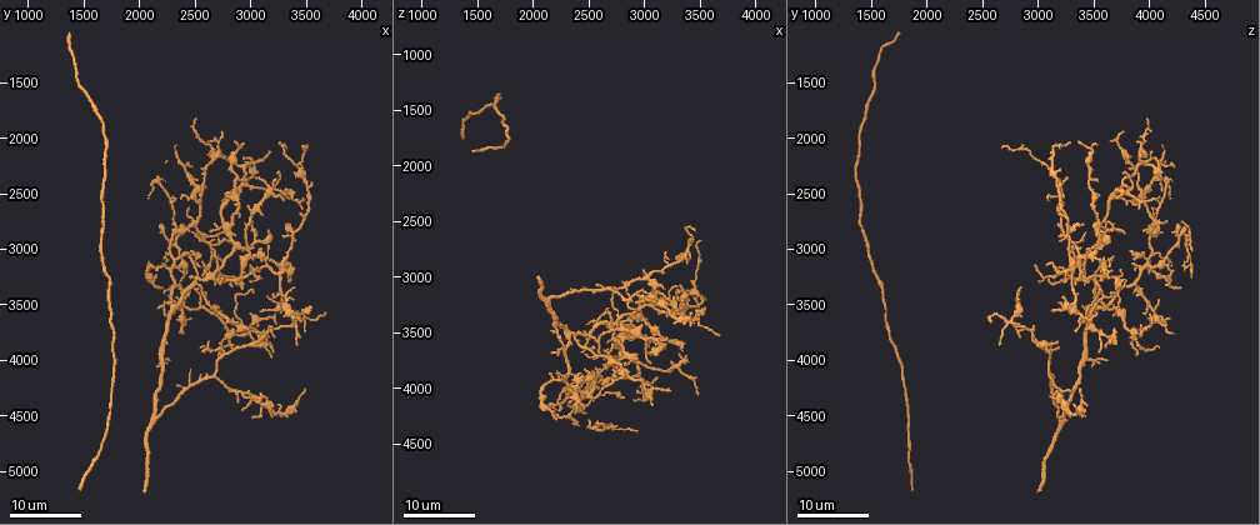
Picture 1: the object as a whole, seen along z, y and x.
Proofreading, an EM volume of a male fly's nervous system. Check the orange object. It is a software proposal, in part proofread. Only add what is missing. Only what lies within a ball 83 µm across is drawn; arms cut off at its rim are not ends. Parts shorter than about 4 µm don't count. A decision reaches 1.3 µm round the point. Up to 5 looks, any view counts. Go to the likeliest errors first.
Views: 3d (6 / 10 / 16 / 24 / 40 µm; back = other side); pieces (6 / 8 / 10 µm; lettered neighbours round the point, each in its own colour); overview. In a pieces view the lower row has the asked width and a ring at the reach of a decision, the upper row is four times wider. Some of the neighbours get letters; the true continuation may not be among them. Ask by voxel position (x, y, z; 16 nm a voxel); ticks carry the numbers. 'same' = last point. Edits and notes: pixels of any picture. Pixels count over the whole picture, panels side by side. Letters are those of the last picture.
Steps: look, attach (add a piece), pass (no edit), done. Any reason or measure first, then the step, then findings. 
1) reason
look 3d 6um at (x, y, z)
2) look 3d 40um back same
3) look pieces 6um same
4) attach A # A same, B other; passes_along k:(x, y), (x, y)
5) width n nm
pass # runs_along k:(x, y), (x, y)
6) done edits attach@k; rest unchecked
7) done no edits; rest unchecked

thin end
look 3d 16um at (2520, 3140, 3660)

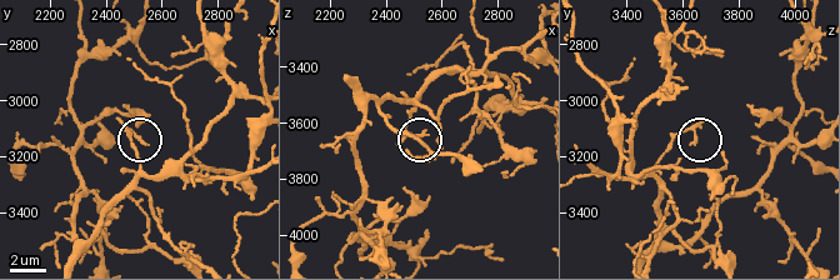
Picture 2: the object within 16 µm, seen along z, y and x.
look pieces 8um at (2550, 3160, 3640)

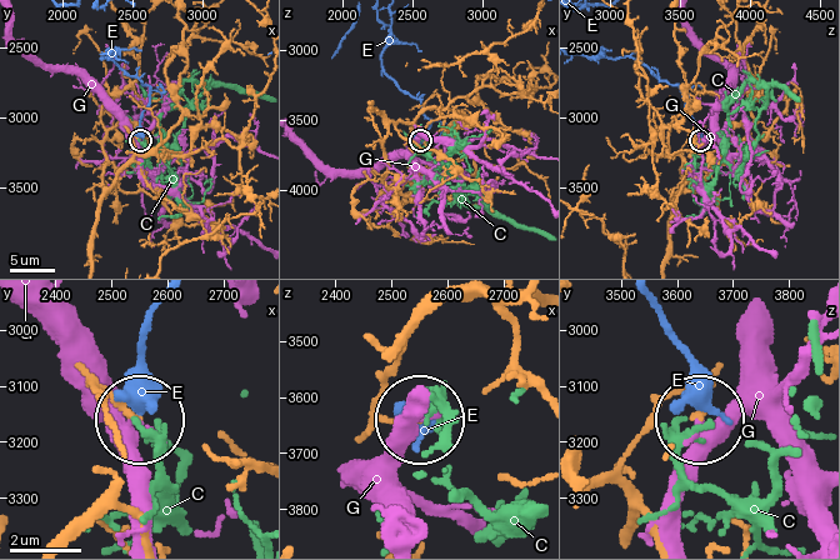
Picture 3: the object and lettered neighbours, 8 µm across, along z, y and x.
pass # C other, E other, G other; none of them fits

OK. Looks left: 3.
tapers out
look 3d 16um at (2260, 3980, 3620)

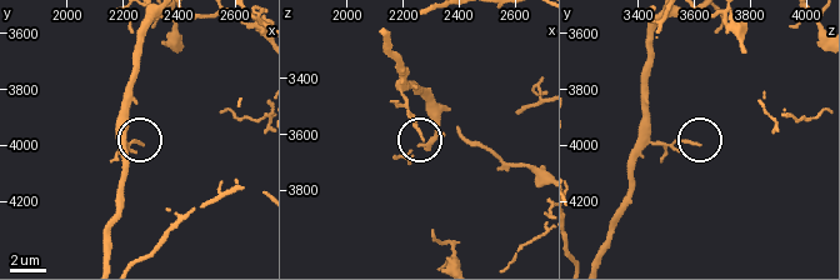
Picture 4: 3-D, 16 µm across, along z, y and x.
look pieces 6um at (2280, 3990, 3610)

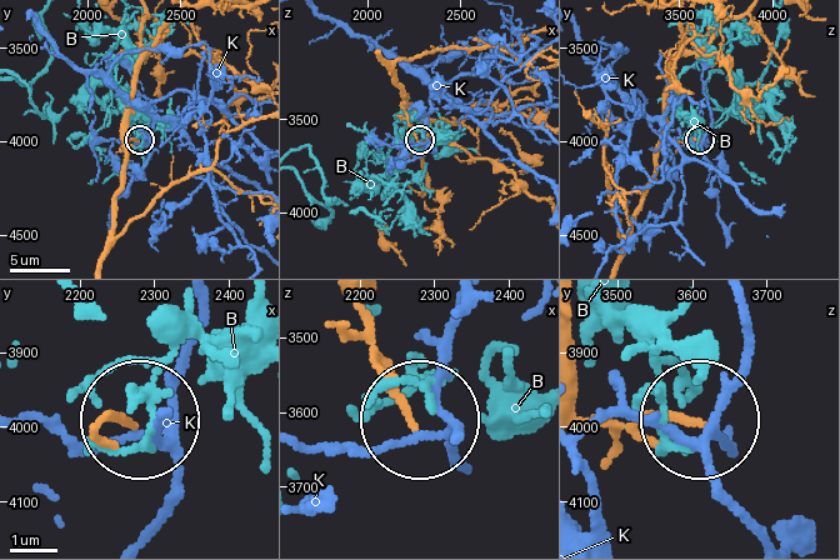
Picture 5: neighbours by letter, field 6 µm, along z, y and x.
pass # B other, K other; runs_along 5:(356, 303), (408, 419); no lettered piece goes on from it

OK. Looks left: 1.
done no edits; rest unchecked

